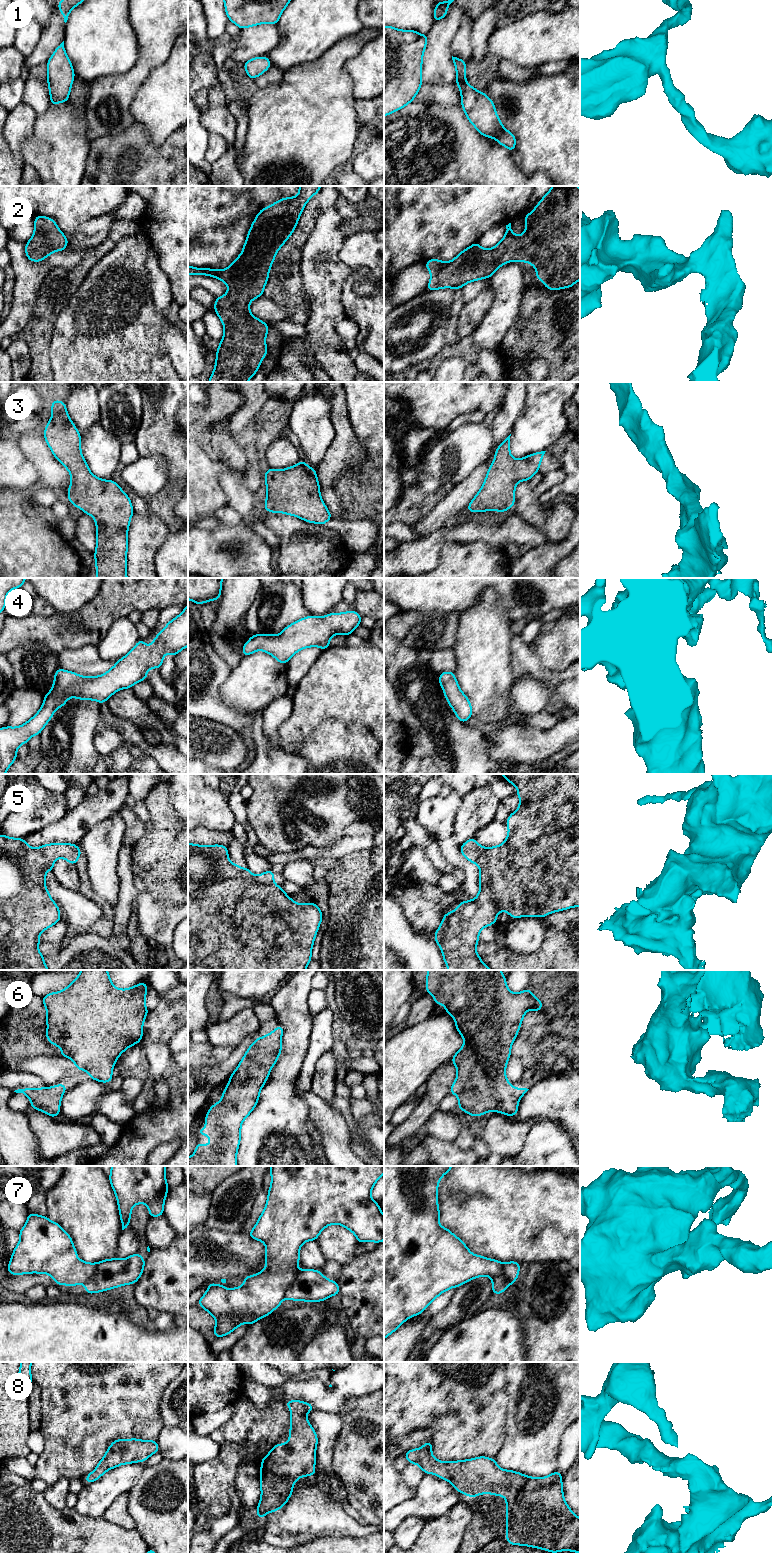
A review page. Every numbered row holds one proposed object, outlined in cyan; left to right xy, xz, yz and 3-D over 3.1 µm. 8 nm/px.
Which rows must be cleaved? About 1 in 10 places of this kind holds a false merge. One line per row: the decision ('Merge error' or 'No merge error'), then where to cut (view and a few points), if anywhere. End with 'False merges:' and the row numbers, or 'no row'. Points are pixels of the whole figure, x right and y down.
1: No merge error. No split
2: No merge error. No split
3: No merge error. No split
4: No merge error. No split
5: No merge error. No split
6: No merge error. No split
7: No merge error. No split
8: No merge error. No split
False merges: no row

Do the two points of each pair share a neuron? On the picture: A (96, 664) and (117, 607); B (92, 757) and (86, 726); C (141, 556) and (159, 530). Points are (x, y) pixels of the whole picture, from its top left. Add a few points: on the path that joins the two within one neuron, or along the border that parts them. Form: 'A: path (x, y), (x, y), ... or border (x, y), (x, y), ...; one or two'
A: border (97, 645), (84, 645), (74, 649); two
B: path (86, 749), (86, 734); one
C: path (141, 550), (154, 536); one

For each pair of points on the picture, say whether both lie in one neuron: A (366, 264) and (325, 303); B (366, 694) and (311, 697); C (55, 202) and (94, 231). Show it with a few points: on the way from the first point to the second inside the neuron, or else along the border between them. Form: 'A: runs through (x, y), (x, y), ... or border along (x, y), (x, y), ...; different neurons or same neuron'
A: border along (345, 264), (350, 274), (342, 286), (343, 310); different neurons
B: runs through (352, 694), (325, 694); same neuron
C: border along (105, 213), (85, 220), (68, 239); different neurons

